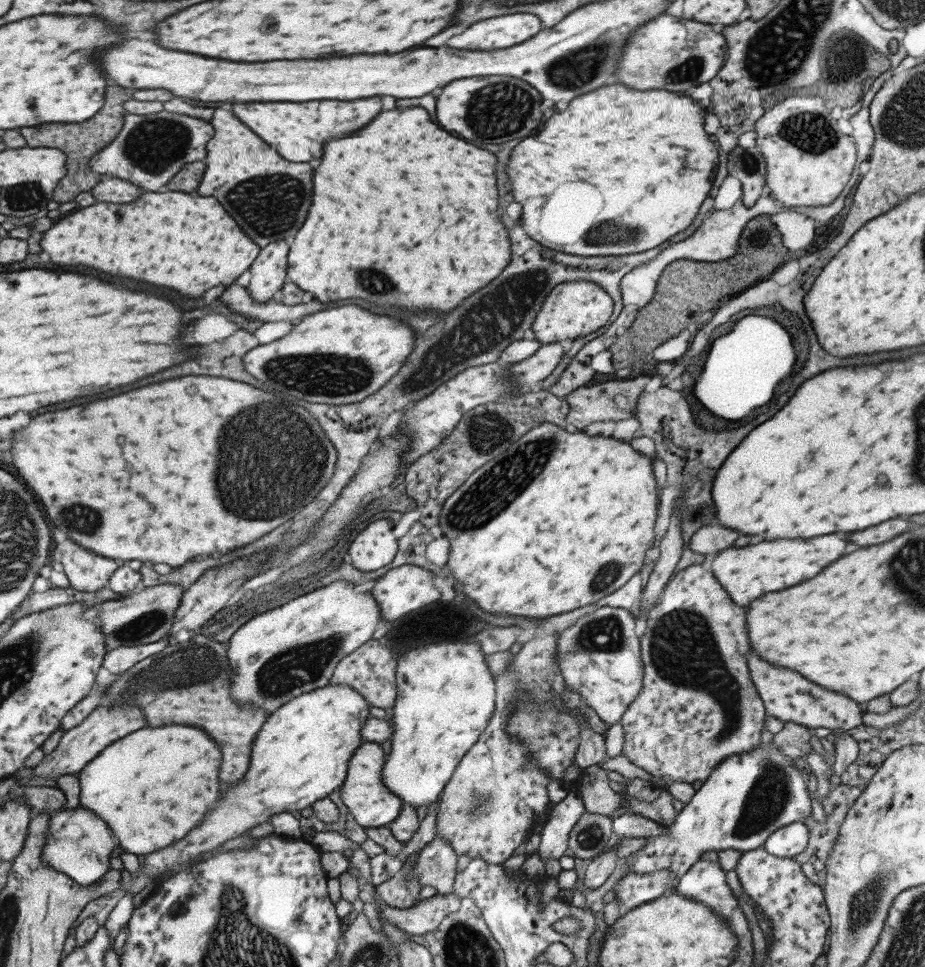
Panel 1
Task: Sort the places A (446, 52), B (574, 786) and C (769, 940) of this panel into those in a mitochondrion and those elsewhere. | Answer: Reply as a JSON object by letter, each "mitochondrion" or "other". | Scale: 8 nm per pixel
{"A":"other","B":"other","C":"other"}

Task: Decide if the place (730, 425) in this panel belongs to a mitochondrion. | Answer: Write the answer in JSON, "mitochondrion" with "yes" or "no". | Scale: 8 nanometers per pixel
{"mitochondrion":"no"}

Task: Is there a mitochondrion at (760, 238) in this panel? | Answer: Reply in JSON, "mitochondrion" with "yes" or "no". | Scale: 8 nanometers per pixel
{"mitochondrion":"yes"}

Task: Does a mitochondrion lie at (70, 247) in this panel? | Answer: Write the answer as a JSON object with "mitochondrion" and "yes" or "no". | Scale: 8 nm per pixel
{"mitochondrion":"no"}

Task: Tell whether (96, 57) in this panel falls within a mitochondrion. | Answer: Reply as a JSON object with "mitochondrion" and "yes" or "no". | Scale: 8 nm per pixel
{"mitochondrion":"no"}

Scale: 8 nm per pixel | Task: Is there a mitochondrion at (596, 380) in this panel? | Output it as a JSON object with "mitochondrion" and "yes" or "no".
{"mitochondrion":"no"}

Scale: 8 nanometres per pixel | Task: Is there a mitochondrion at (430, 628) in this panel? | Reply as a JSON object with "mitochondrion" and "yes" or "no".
{"mitochondrion":"no"}

